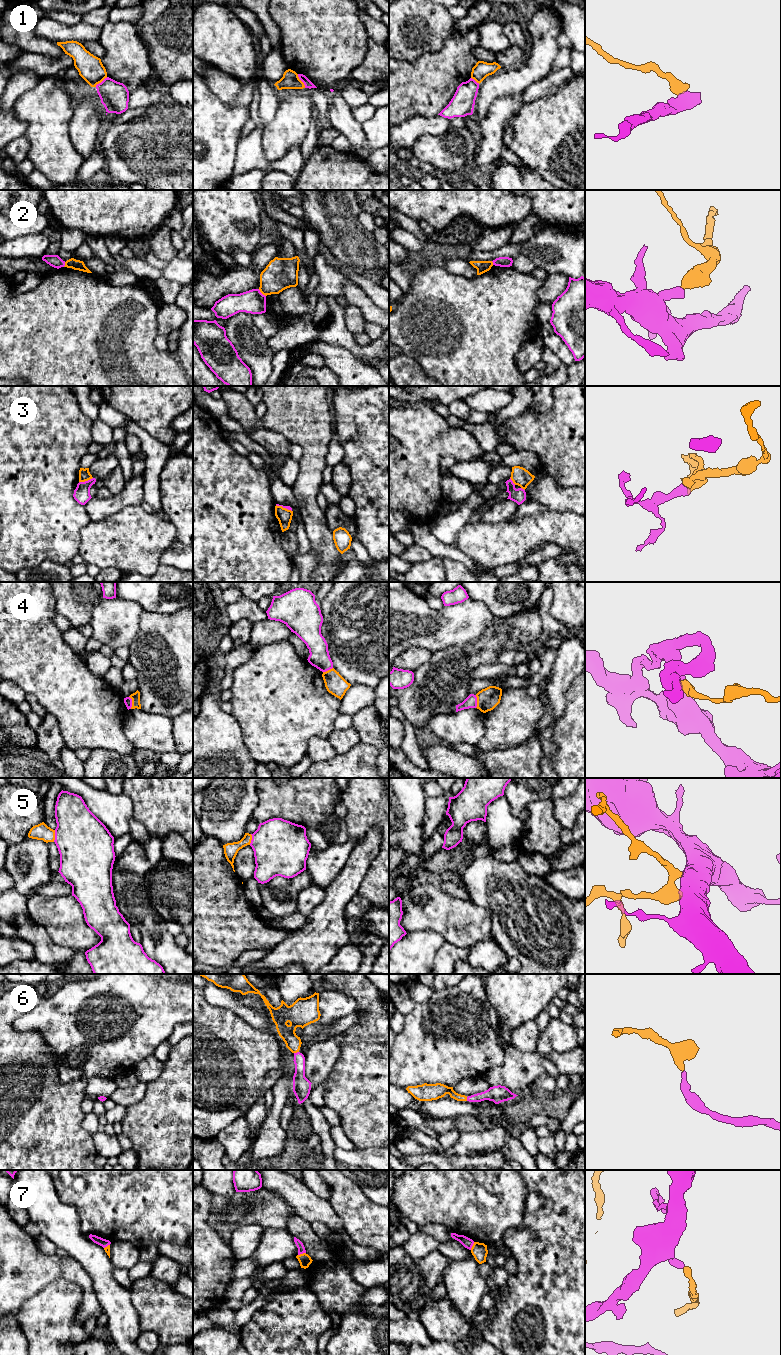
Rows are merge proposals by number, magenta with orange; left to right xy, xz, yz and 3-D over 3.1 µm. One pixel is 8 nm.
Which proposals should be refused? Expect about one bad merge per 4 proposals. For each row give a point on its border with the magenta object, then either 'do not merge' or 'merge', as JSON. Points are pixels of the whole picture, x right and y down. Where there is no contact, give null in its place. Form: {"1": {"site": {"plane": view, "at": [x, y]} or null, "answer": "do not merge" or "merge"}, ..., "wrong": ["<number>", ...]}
{"1": {"site": {"plane": "xz", "at": [301, 80]}, "answer": "do not merge"}, "2": {"site": {"plane": "xz", "at": [261, 293]}, "answer": "do not merge"}, "3": {"site": {"plane": "xy", "at": [85, 481]}, "answer": "do not merge"}, "4": {"site": {"plane": "yz", "at": [476, 701]}, "answer": "do not merge"}, "5": {"site": {"plane": "xy", "at": [55, 836]}, "answer": "merge"}, "6": {"site": {"plane": "xz", "at": [297, 1052]}, "answer": "merge"}, "7": {"site": {"plane": "xz", "at": [301, 1253]}, "answer": "do not merge"}, "wrong": ["1", "2", "3", "4", "7"]}

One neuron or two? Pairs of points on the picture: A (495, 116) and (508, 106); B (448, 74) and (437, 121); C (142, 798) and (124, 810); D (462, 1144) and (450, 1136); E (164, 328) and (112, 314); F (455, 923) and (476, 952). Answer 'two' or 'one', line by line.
A: one
B: two
C: two
D: two
E: two
F: two

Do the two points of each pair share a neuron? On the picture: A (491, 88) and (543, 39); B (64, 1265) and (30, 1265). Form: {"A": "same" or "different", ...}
{"A": "same", "B": "same"}

